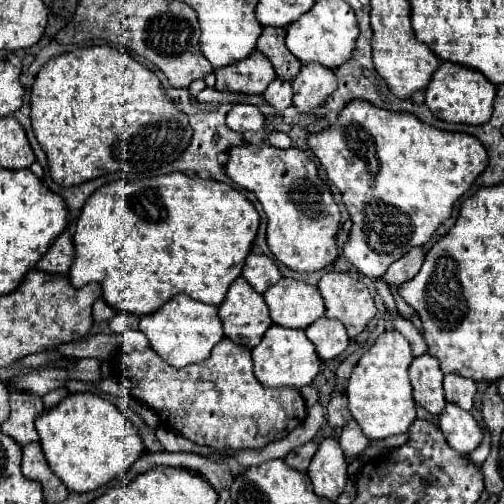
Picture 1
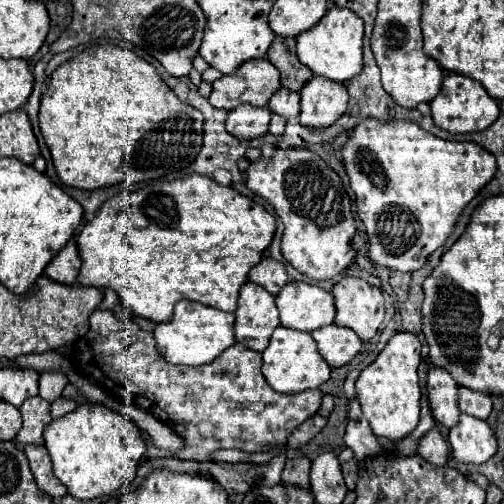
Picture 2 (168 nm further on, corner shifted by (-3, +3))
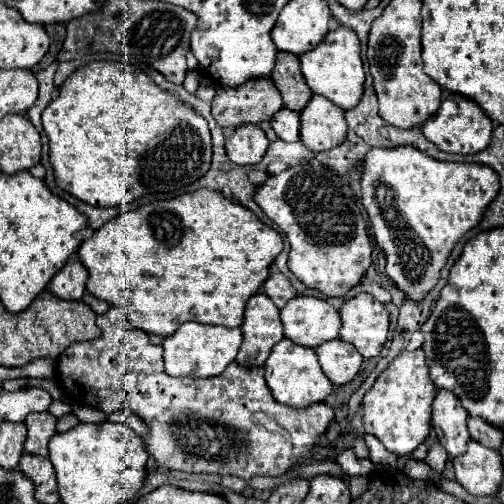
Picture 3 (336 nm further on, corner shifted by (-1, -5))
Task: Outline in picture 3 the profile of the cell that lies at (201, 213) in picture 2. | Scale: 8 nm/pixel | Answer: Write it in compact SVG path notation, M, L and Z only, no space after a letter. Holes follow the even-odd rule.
M201 188L119 214L103 224L95 236L85 240L77 254L89 272L87 292L126 309L127 320L135 328L167 338L189 320L229 328L239 326L243 322L245 302L261 288L269 276L271 262L281 250L281 234L263 224L249 208L227 200L217 190Z

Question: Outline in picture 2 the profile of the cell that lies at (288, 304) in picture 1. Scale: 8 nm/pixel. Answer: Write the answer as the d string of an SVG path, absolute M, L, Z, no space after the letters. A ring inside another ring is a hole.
M289 282L281 288L275 300L285 328L313 332L335 320L333 294L313 284Z

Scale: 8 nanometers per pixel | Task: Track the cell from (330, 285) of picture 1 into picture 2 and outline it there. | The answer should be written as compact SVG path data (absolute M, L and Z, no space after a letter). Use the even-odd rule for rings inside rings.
M345 276L339 284L335 284L333 296L335 296L335 308L337 308L335 324L355 330L357 336L363 342L369 342L379 332L379 326L381 326L381 322L385 318L385 302L383 302L381 290L375 288L375 286L371 286L369 282L365 282L361 278Z

